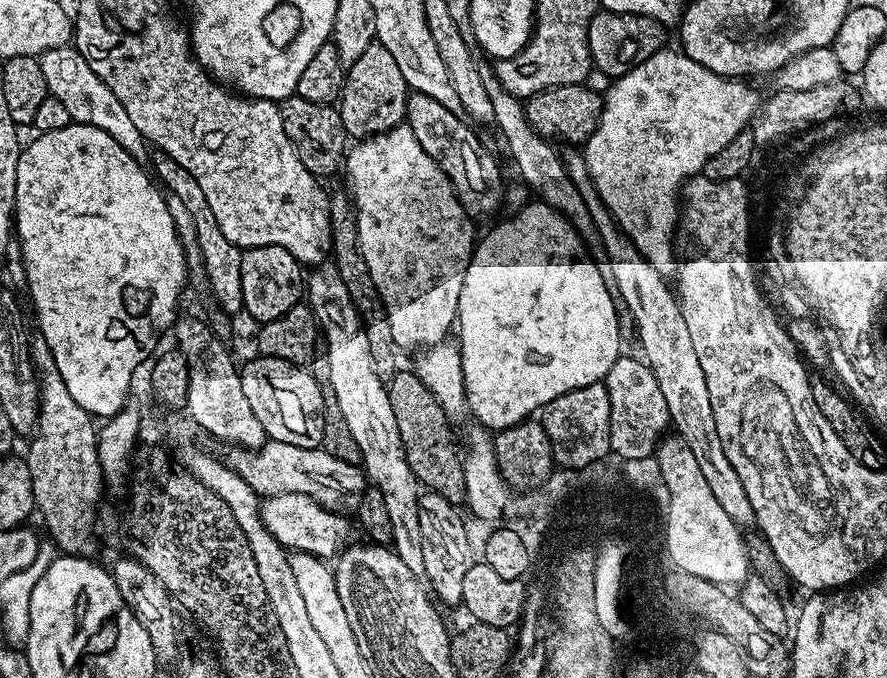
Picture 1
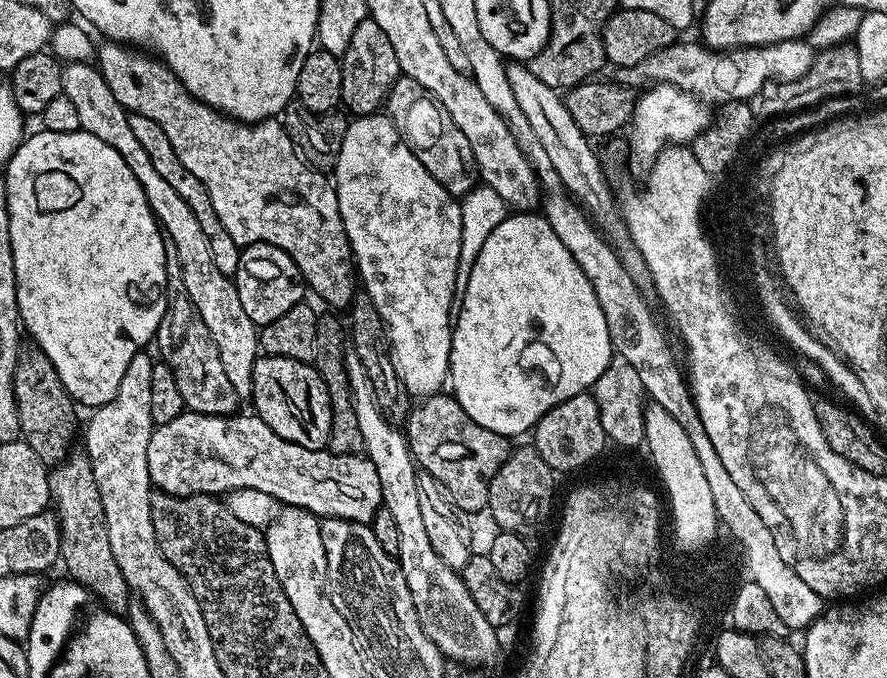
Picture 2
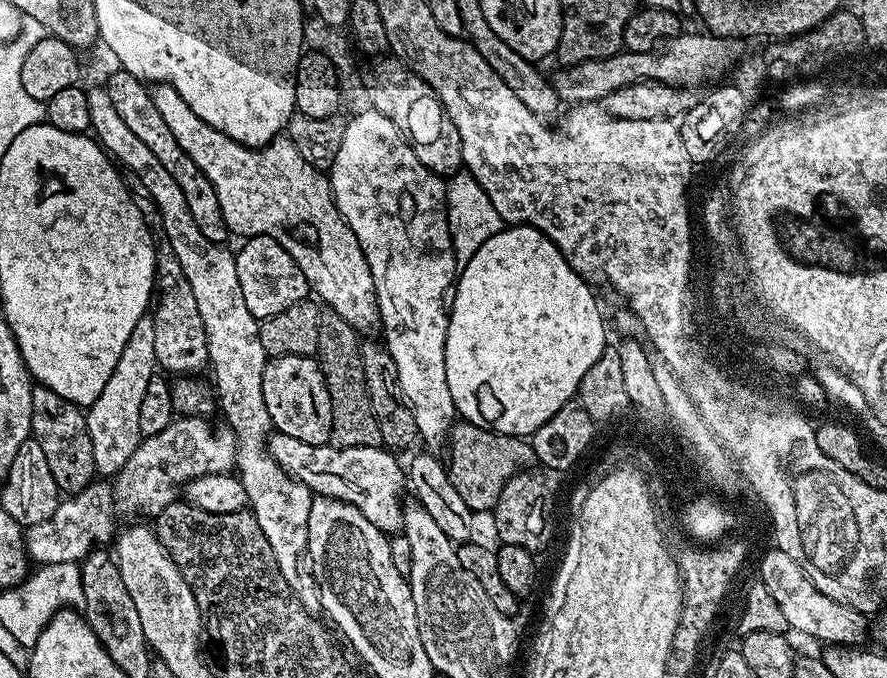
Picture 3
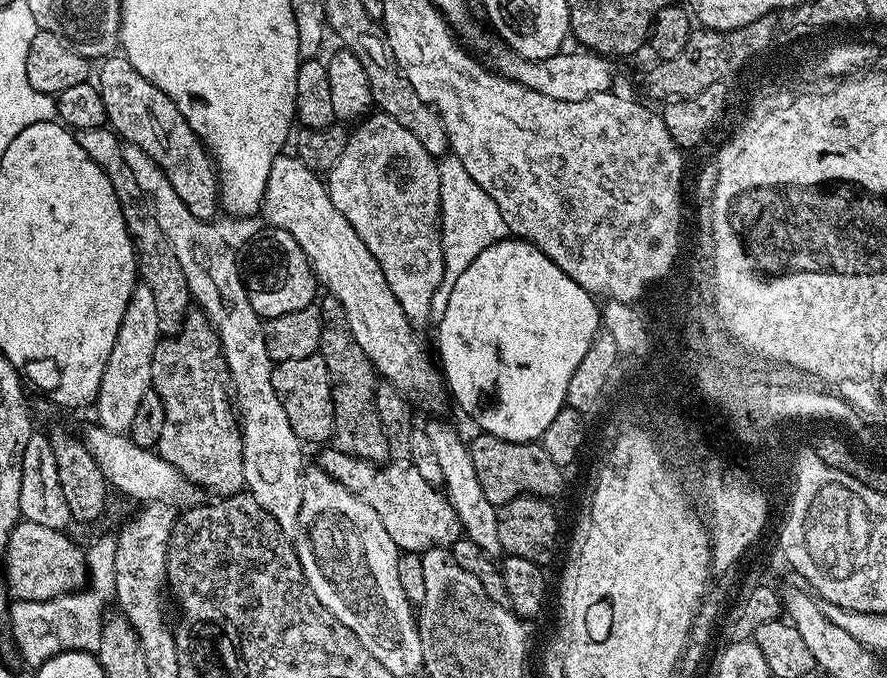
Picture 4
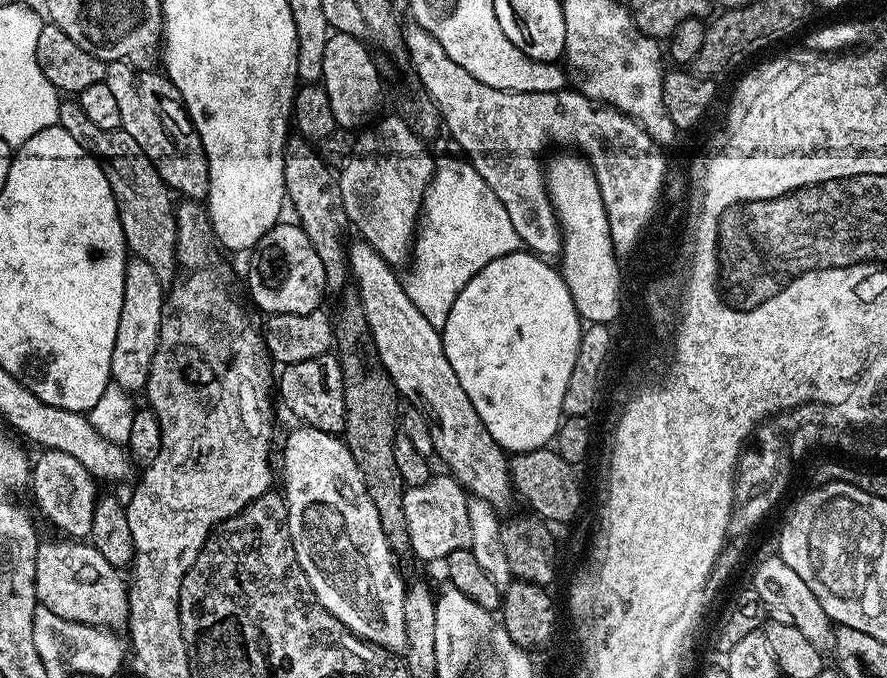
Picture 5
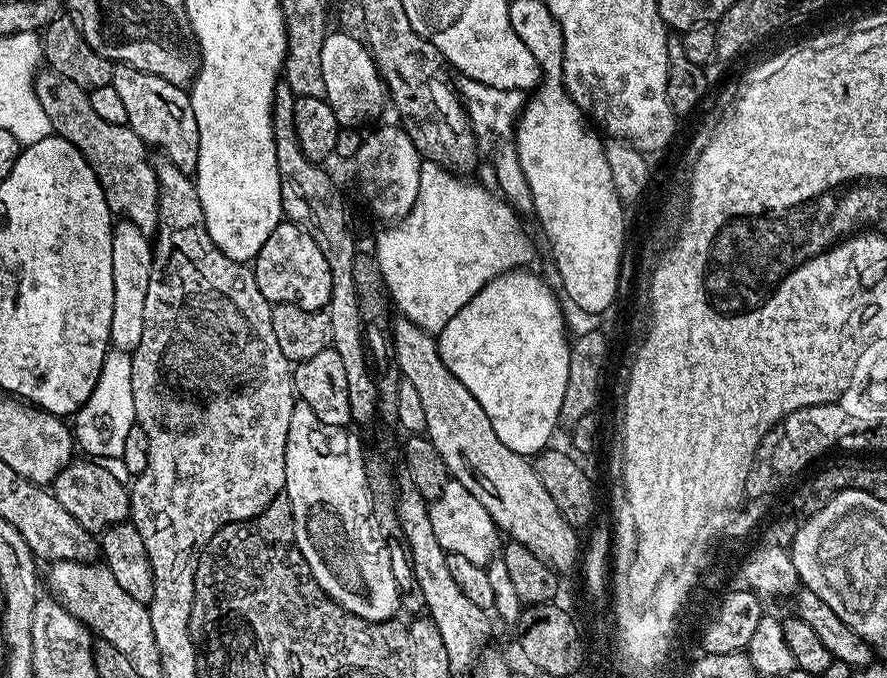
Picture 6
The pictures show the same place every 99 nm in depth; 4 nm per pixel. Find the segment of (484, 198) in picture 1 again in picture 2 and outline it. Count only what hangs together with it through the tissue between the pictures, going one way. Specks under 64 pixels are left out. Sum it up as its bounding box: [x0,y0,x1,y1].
[386,75,478,198]

